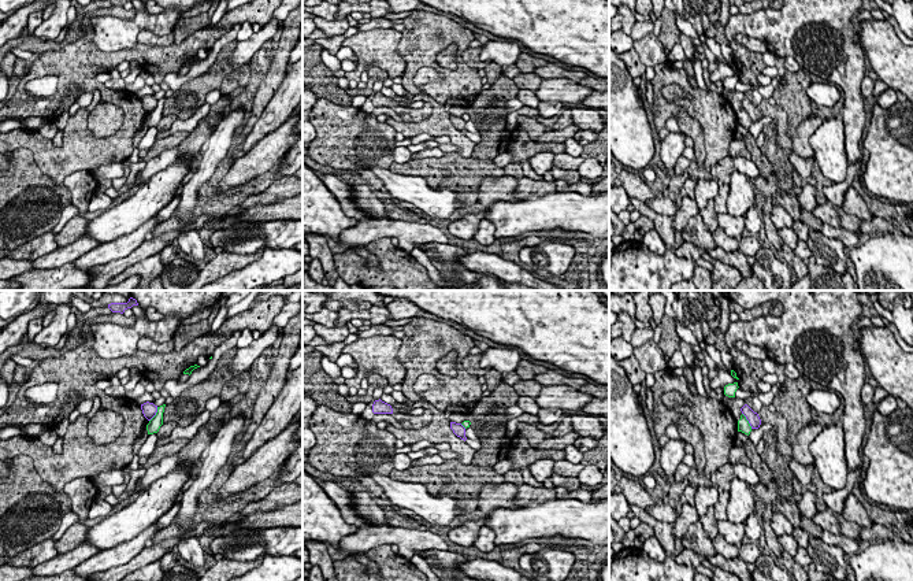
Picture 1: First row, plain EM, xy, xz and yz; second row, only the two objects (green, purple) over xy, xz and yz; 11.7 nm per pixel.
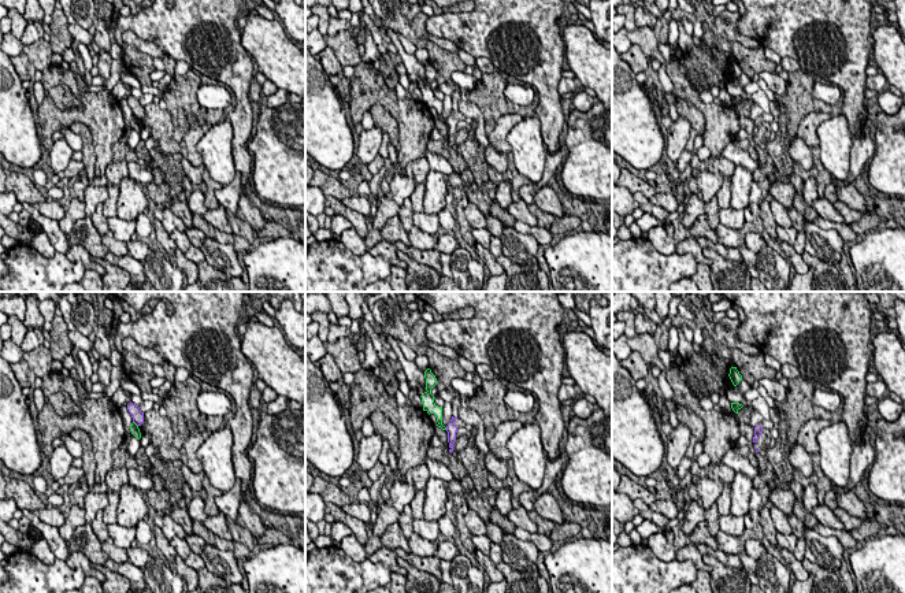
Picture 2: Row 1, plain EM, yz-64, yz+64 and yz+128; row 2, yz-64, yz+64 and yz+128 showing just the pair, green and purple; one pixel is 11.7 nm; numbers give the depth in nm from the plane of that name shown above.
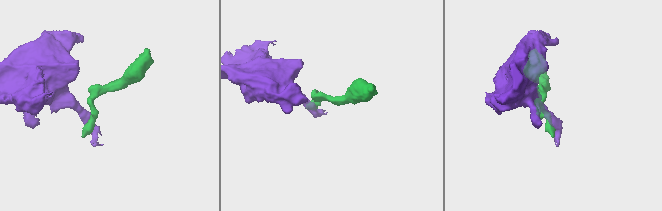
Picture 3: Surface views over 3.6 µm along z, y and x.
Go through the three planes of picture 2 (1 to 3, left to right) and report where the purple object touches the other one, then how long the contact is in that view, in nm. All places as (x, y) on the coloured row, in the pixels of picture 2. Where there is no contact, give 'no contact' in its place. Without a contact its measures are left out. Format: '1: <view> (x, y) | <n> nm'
1: yz-64 (134, 423) | 100 nm
2: no contact
3: no contact

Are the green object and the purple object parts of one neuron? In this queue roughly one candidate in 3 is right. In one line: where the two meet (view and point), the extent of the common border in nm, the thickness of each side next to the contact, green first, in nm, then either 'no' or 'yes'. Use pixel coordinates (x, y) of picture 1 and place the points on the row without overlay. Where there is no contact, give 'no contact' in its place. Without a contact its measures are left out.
meets green in yz at (748, 114); contact 220 nm long; 140 nm thick on the green side, 140 nm on the other; no

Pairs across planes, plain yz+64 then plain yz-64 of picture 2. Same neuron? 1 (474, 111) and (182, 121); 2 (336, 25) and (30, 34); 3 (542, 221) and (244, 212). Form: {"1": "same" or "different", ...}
{"1": "different", "2": "same", "3": "different"}

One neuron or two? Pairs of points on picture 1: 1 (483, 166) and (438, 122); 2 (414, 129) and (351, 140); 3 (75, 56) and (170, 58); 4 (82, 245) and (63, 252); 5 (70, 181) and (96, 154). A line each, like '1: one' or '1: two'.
1: two
2: two
3: one
4: one
5: two

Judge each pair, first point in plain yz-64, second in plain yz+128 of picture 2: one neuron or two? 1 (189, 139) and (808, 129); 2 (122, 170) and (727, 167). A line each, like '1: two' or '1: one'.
1: one
2: one

